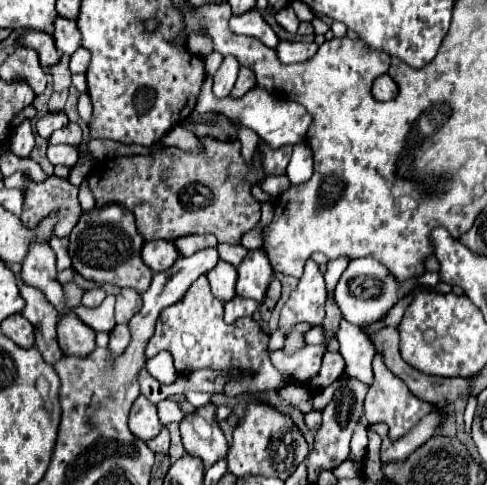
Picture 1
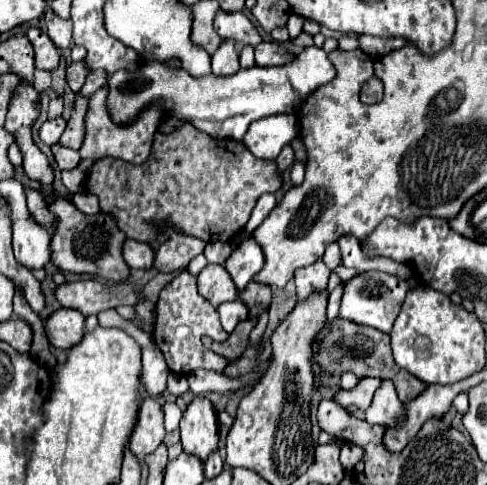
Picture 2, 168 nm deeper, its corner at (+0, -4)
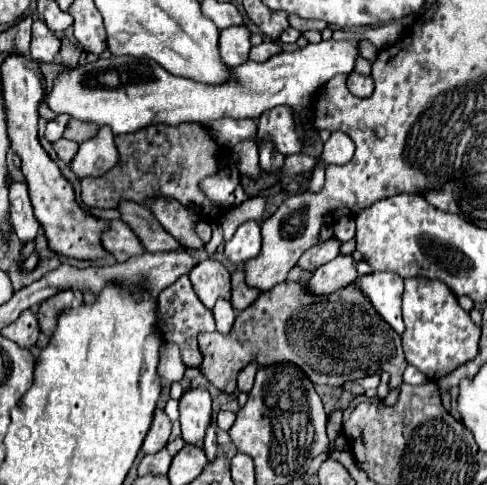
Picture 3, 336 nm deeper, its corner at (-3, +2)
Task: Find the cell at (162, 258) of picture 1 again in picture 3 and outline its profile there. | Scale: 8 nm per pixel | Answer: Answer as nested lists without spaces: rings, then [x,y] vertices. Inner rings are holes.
[[[111,220],[109,230],[103,236],[103,246],[117,258],[117,262],[125,262],[131,256],[145,254],[135,232],[123,220]]]

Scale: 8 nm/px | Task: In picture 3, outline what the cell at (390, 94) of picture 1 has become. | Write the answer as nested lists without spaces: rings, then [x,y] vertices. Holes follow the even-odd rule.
[[[353,72],[347,80],[347,86],[359,98],[369,98],[373,94],[373,78],[371,76],[361,76],[361,74]]]

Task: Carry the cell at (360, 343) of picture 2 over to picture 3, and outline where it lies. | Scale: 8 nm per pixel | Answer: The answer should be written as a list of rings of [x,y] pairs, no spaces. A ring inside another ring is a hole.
[[[299,282],[277,284],[271,292],[263,292],[249,308],[239,312],[229,334],[199,334],[199,348],[203,352],[203,374],[223,392],[237,390],[237,374],[251,362],[251,356],[255,356],[263,366],[275,362],[297,364],[313,384],[329,386],[339,386],[347,380],[357,380],[367,374],[381,374],[385,370],[391,376],[389,390],[397,390],[403,384],[403,372],[407,368],[399,334],[389,328],[389,324],[375,312],[369,300],[361,296],[361,292],[355,292],[353,284],[331,296],[313,296]]]

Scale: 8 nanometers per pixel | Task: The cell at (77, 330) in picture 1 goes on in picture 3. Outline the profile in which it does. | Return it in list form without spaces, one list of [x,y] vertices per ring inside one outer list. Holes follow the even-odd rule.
[[[67,290],[67,292],[61,292],[59,296],[53,296],[41,304],[41,308],[37,312],[41,334],[45,334],[47,338],[53,336],[53,332],[57,328],[59,314],[65,312],[67,308],[71,308],[71,302],[73,302],[73,292]]]

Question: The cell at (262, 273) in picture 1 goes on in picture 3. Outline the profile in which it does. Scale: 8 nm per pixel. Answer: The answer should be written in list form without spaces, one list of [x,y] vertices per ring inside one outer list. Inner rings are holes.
[[[245,222],[237,228],[235,236],[225,242],[225,256],[231,264],[247,264],[249,260],[257,258],[261,252],[261,228],[259,222]]]

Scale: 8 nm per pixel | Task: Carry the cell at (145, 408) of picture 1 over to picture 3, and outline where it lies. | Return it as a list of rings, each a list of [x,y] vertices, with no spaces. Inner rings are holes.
[[[157,408],[157,410],[155,410],[155,416],[153,416],[153,424],[151,424],[151,428],[149,428],[147,436],[145,436],[145,442],[143,442],[141,450],[143,450],[145,454],[155,454],[155,452],[159,452],[159,450],[167,444],[169,434],[171,434],[171,420],[167,418],[165,410]]]

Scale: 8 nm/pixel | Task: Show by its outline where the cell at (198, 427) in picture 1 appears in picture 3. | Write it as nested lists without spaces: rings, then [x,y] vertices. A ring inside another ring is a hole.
[[[187,390],[179,402],[183,440],[193,446],[203,446],[207,428],[211,426],[211,396],[207,390]]]

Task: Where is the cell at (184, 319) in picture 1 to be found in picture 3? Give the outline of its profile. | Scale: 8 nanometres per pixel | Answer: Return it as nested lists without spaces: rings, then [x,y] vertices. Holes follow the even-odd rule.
[[[183,274],[179,280],[175,280],[171,286],[167,286],[159,298],[157,298],[157,304],[159,304],[159,332],[161,332],[161,338],[165,342],[177,342],[179,344],[179,350],[181,350],[181,358],[185,362],[185,366],[201,366],[203,362],[203,354],[199,350],[199,344],[197,344],[197,334],[199,332],[213,332],[215,330],[215,320],[213,320],[213,312],[207,310],[203,306],[203,302],[197,298],[193,286],[191,286],[191,280],[189,280],[189,274]]]

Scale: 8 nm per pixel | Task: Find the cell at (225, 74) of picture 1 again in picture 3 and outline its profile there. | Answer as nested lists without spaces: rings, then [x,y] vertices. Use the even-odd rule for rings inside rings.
[[[231,26],[221,30],[219,54],[225,66],[233,68],[249,58],[249,30],[245,26]]]

